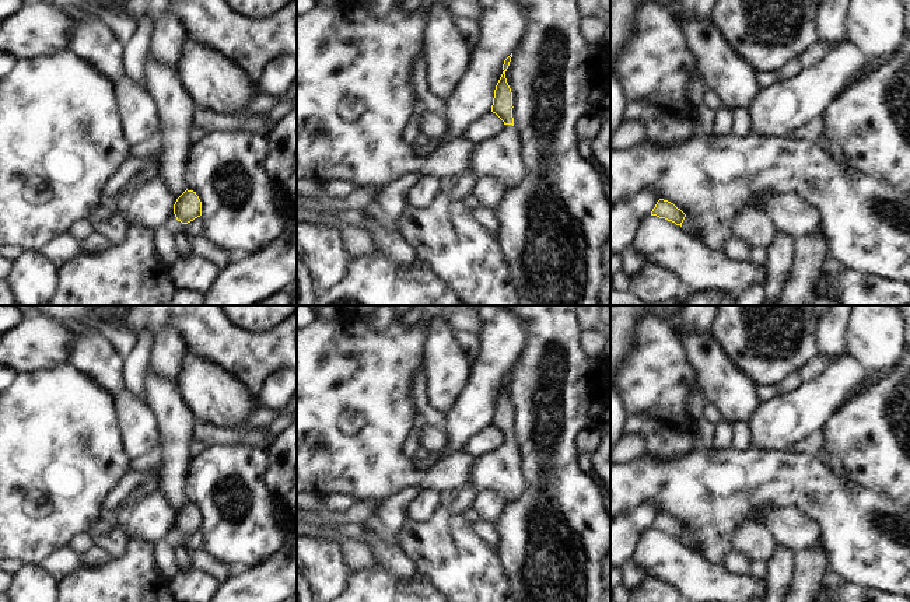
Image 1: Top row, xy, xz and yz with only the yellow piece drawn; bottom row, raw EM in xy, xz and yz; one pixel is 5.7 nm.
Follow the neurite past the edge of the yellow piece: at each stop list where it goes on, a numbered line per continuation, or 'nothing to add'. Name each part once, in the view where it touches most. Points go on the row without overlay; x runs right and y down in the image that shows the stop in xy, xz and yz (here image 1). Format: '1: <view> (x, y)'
1: xz (499, 471).

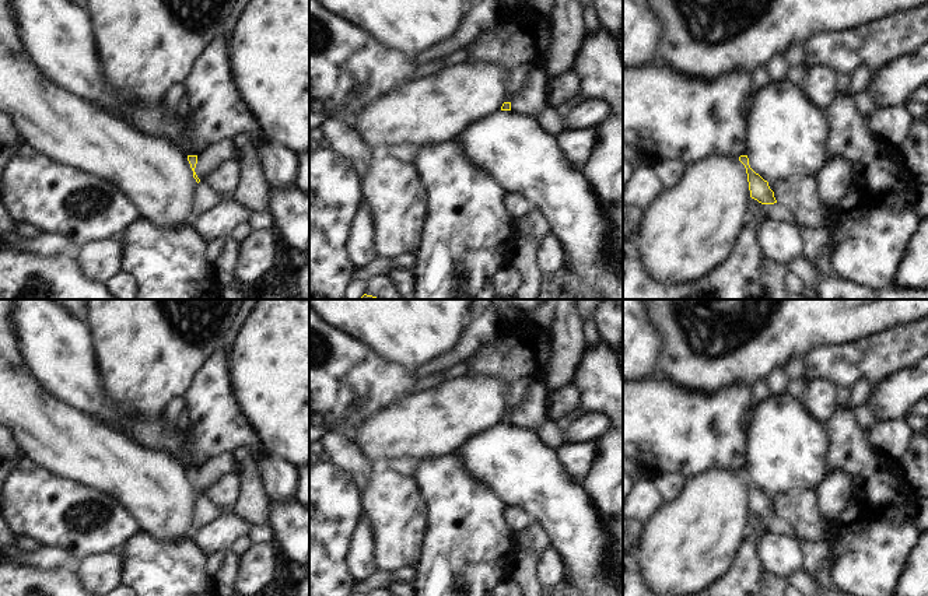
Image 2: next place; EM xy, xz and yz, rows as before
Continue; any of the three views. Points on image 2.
nothing to add.

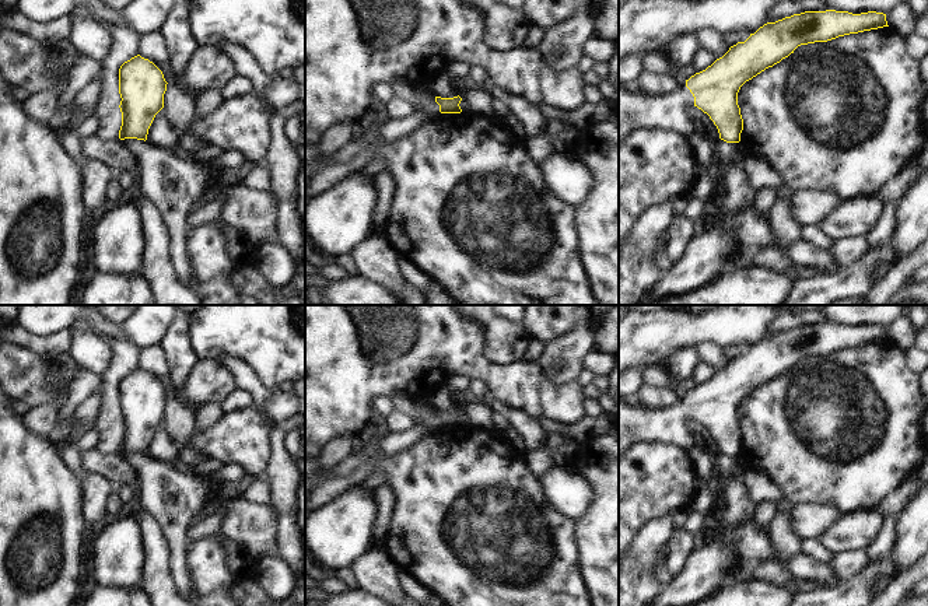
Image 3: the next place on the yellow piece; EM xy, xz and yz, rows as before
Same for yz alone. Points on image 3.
1: yz (666, 426).

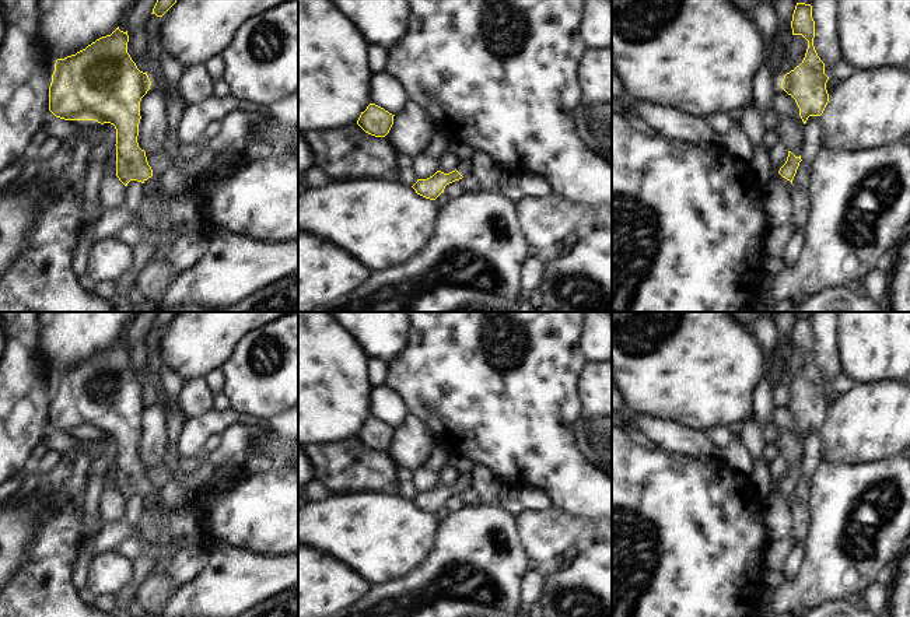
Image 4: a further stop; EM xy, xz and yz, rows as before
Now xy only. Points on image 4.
1: xy (147, 526).

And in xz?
1: xz (462, 481).

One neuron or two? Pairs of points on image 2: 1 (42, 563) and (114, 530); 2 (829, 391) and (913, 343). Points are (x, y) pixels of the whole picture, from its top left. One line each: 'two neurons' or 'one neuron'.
1: two neurons
2: two neurons

